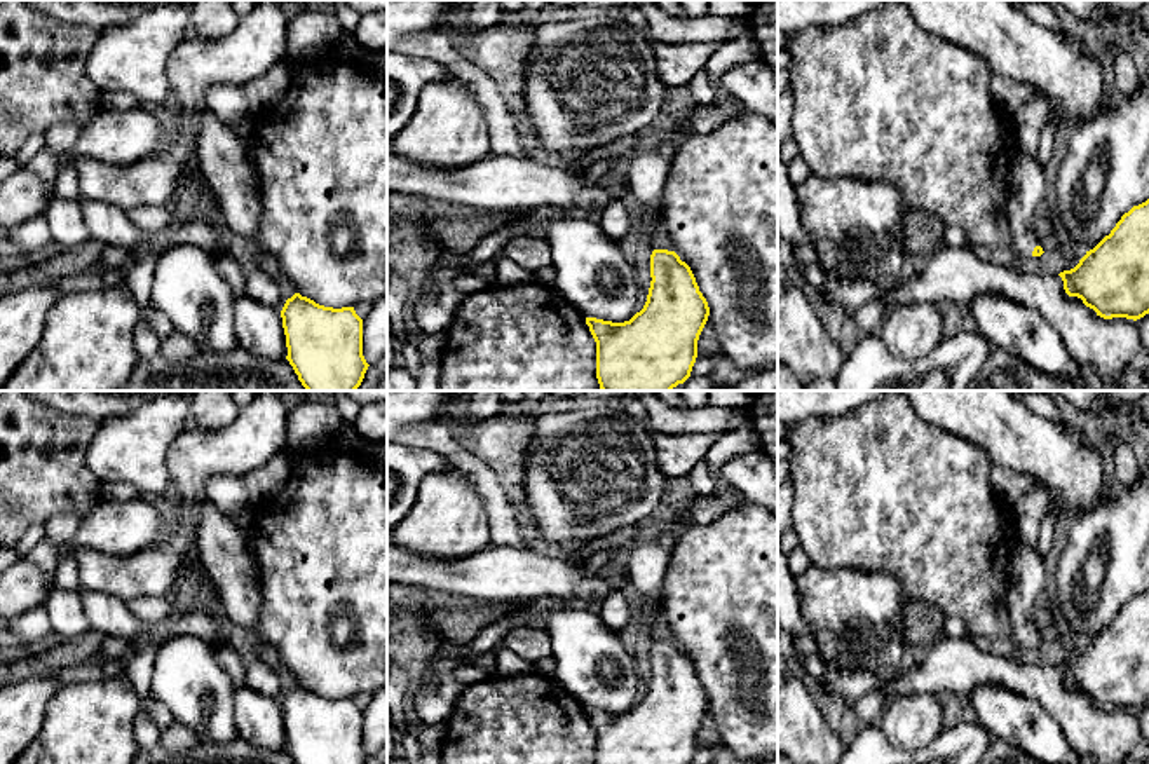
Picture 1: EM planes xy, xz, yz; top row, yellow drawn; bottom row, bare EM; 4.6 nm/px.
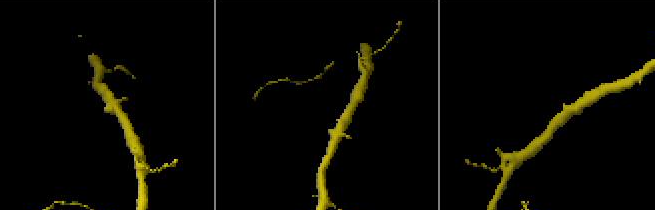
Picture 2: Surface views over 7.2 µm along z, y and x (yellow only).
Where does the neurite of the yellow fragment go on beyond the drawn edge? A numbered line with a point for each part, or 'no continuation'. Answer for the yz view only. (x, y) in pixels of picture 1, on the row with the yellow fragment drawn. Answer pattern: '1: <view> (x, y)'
1: yz (1027, 185)

